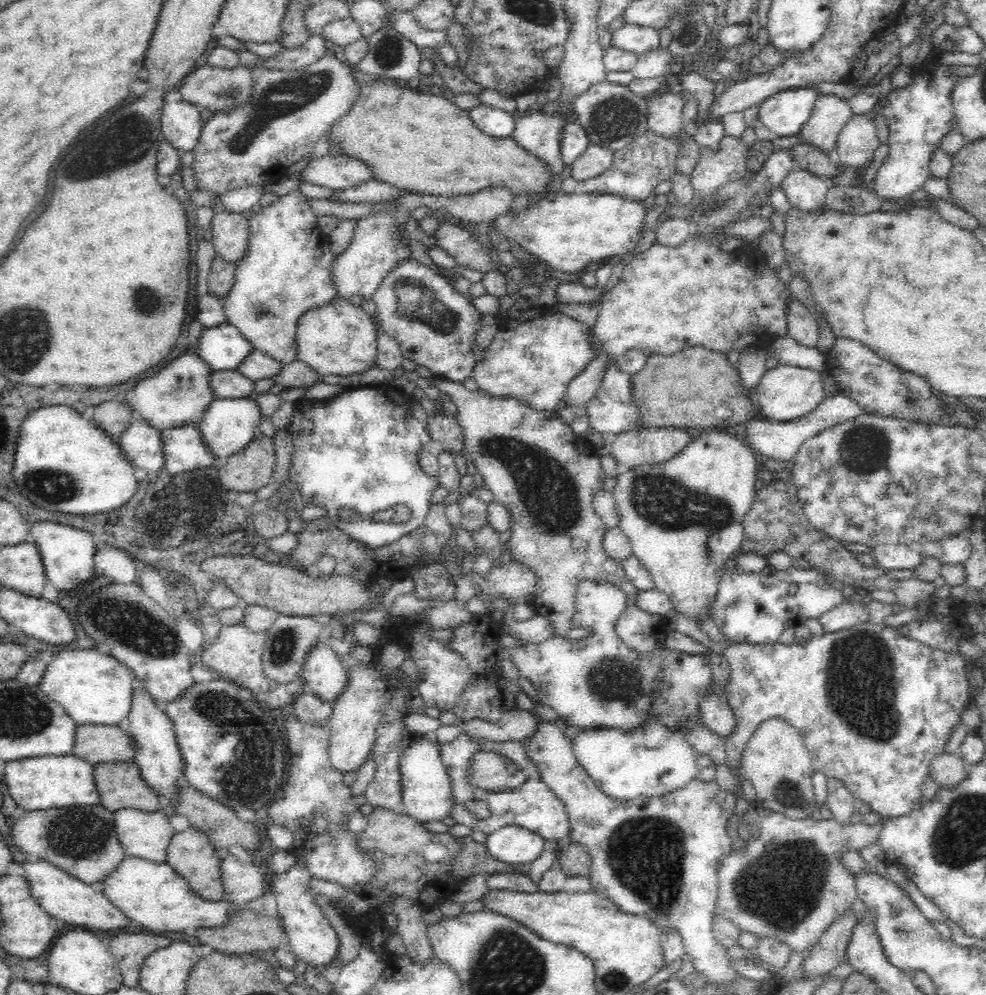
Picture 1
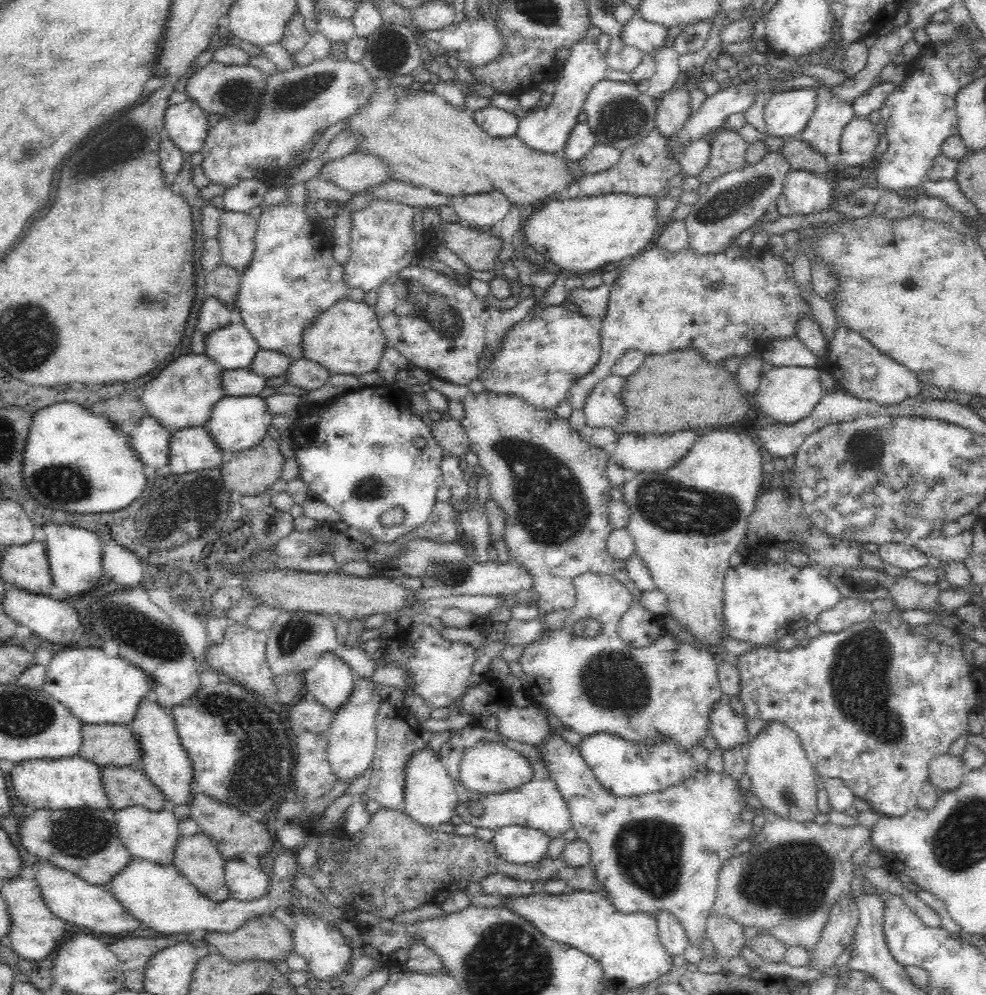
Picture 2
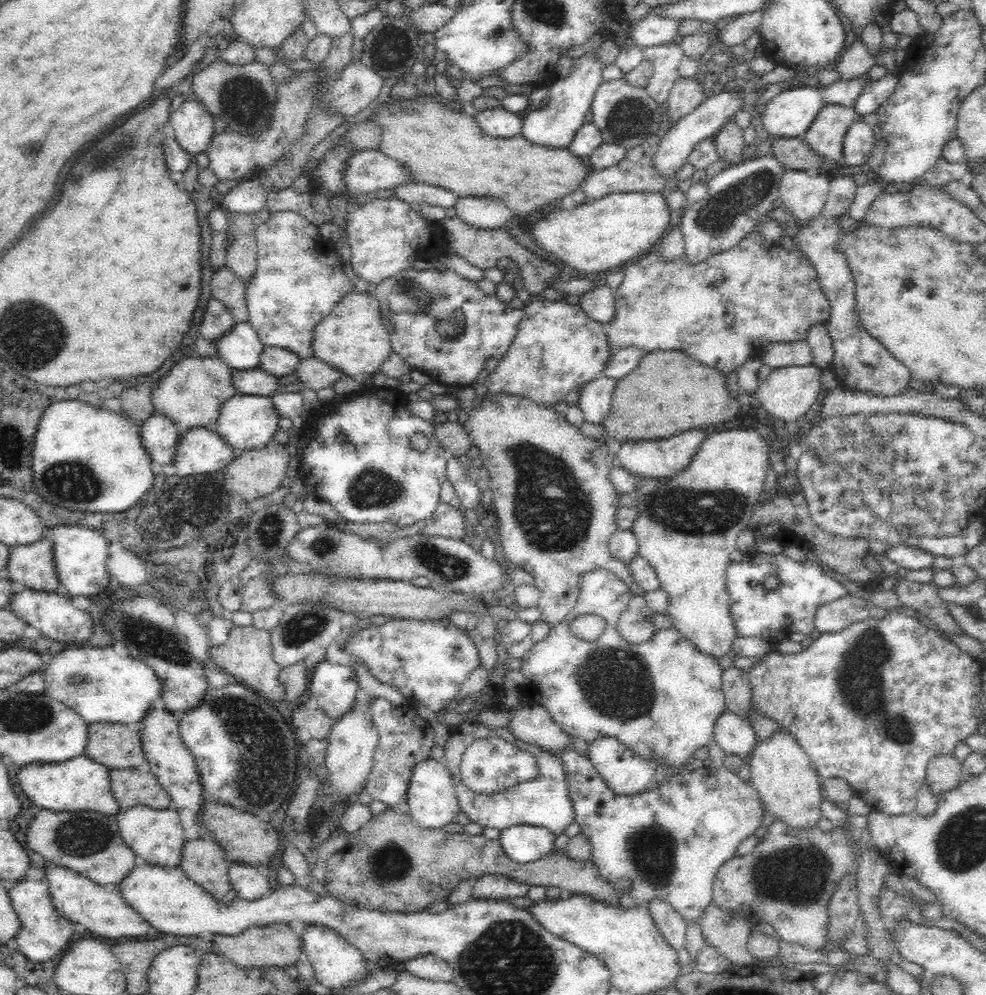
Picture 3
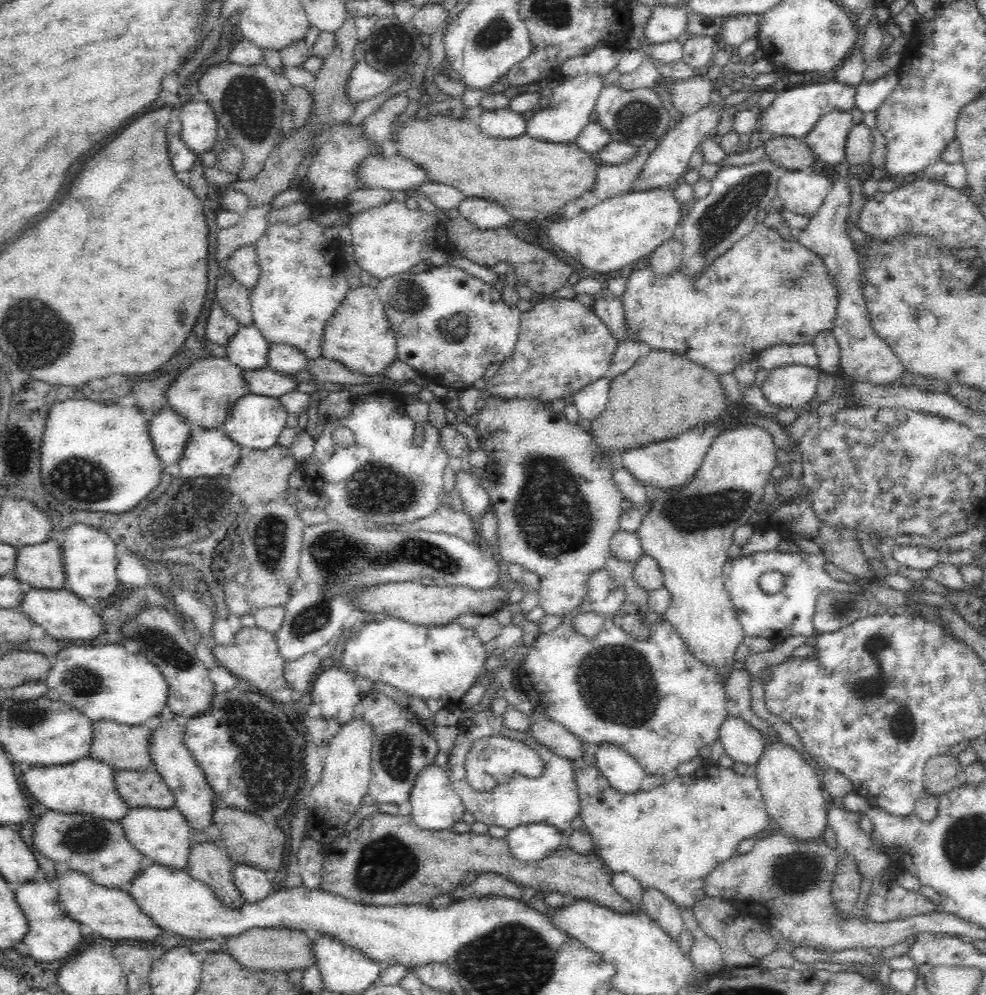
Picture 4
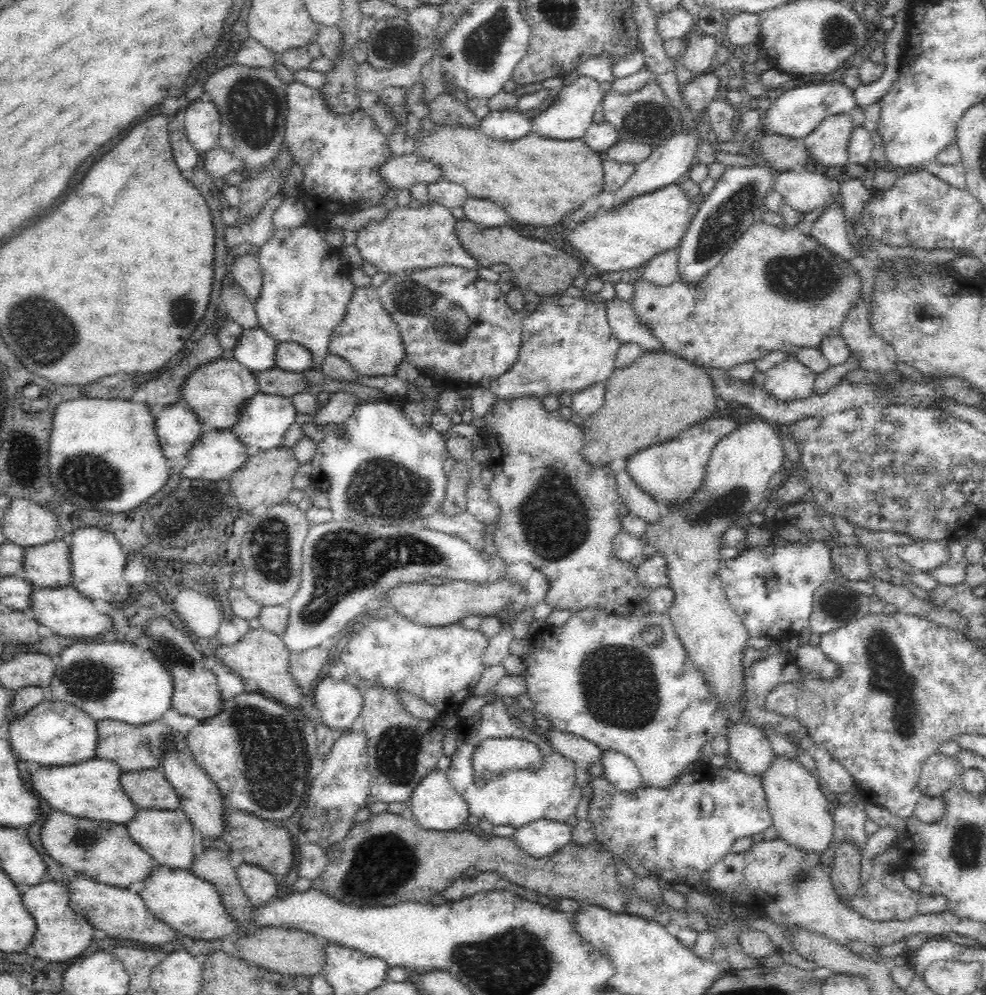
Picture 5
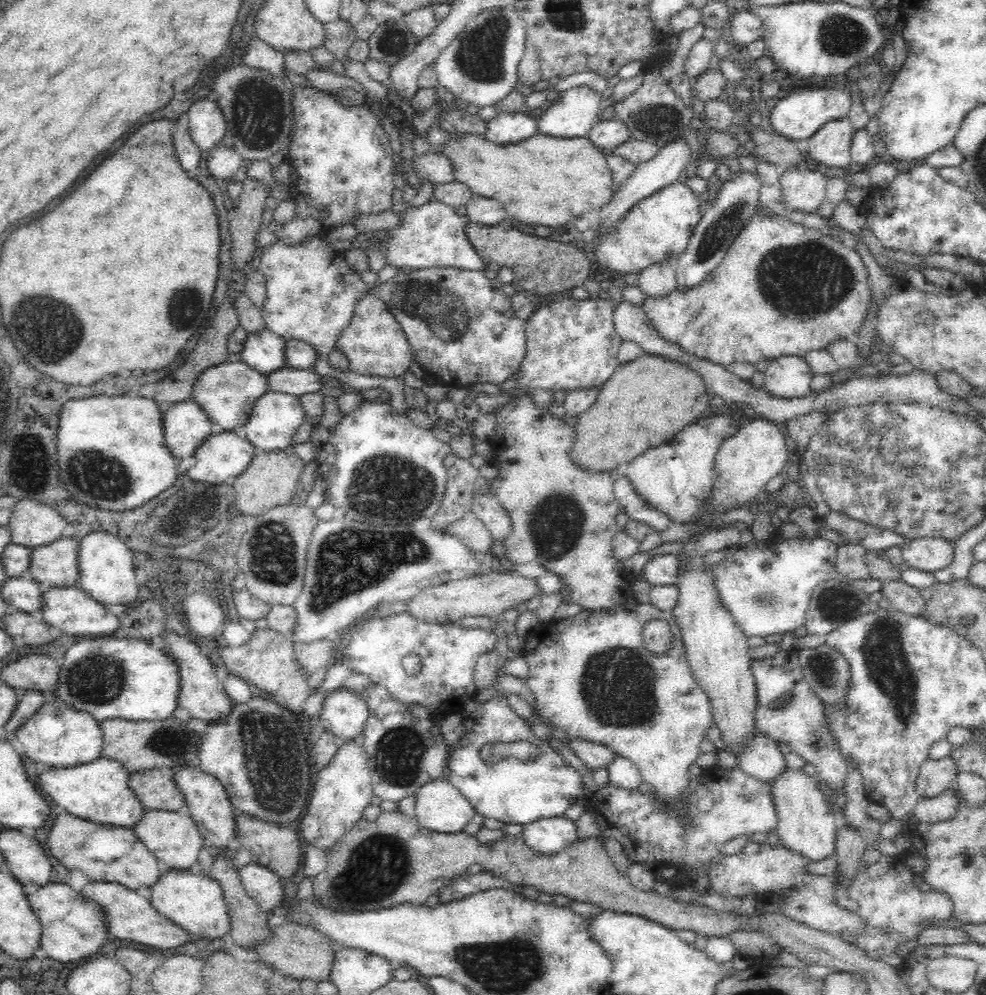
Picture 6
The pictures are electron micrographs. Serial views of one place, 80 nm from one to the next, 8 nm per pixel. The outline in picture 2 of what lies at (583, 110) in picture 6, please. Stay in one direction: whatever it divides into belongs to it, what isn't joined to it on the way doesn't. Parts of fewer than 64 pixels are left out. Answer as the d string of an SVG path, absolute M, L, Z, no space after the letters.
M585 34L568 49L570 54L563 60L562 69L555 75L558 86L551 103L546 108L528 110L519 118L516 137L526 143L530 149L540 153L554 154L556 151L564 150L574 124L577 124L576 118L584 105L586 94L589 94L590 90L607 76L608 70L603 54L599 51L597 43L592 39L586 39Z

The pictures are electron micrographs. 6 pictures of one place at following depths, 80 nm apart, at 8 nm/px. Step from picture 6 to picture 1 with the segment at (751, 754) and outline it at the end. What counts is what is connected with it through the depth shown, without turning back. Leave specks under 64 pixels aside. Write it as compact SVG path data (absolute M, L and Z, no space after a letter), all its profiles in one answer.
M716 693L700 699L700 711L703 725L724 739L736 726L730 705Z

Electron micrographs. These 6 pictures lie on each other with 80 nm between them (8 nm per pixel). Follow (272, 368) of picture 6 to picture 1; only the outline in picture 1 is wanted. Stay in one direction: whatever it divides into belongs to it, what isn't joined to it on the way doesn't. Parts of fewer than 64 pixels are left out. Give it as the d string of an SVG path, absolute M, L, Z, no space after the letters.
M223 323L212 328L203 327L198 340L197 356L213 371L234 371L253 350L252 344L244 340L238 329Z

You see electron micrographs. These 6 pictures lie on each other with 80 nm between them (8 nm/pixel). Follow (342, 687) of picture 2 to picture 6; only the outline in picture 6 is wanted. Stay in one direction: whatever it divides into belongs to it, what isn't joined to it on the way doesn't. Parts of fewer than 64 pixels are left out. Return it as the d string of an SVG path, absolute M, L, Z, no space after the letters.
M333 690L326 696L318 718L325 730L343 741L356 741L362 736L369 710L358 694Z

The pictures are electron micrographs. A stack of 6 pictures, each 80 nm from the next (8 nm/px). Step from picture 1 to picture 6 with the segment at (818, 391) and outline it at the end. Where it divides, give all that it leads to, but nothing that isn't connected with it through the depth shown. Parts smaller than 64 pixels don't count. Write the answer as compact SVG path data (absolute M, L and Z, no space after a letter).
M784 356L765 368L765 388L774 397L804 397L810 389L813 372L804 357Z

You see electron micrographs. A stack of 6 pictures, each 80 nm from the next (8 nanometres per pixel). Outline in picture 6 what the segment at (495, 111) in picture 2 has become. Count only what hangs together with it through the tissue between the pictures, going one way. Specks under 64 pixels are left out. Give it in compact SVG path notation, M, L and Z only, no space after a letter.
M498 112L494 120L490 120L485 139L502 146L518 144L538 134L536 118L520 112Z

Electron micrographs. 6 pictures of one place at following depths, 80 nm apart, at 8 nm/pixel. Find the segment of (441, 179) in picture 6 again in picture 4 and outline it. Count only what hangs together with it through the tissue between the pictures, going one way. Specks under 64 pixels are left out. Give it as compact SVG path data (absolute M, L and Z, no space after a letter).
M384 152L380 156L368 156L360 168L358 177L366 181L368 188L390 190L413 190L430 181L428 169L412 158Z

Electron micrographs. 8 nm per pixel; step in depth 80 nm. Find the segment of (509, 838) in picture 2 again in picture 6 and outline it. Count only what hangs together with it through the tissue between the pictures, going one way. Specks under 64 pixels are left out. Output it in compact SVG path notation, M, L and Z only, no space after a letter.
M564 815L540 818L525 826L522 832L526 845L542 853L555 853L577 842L577 824Z

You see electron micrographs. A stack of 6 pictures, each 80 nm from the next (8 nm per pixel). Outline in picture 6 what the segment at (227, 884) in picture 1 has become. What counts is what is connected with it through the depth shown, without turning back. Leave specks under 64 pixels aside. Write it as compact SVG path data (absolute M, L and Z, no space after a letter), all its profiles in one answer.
M248 863L239 870L243 888L262 911L273 912L284 902L283 880L260 863Z

